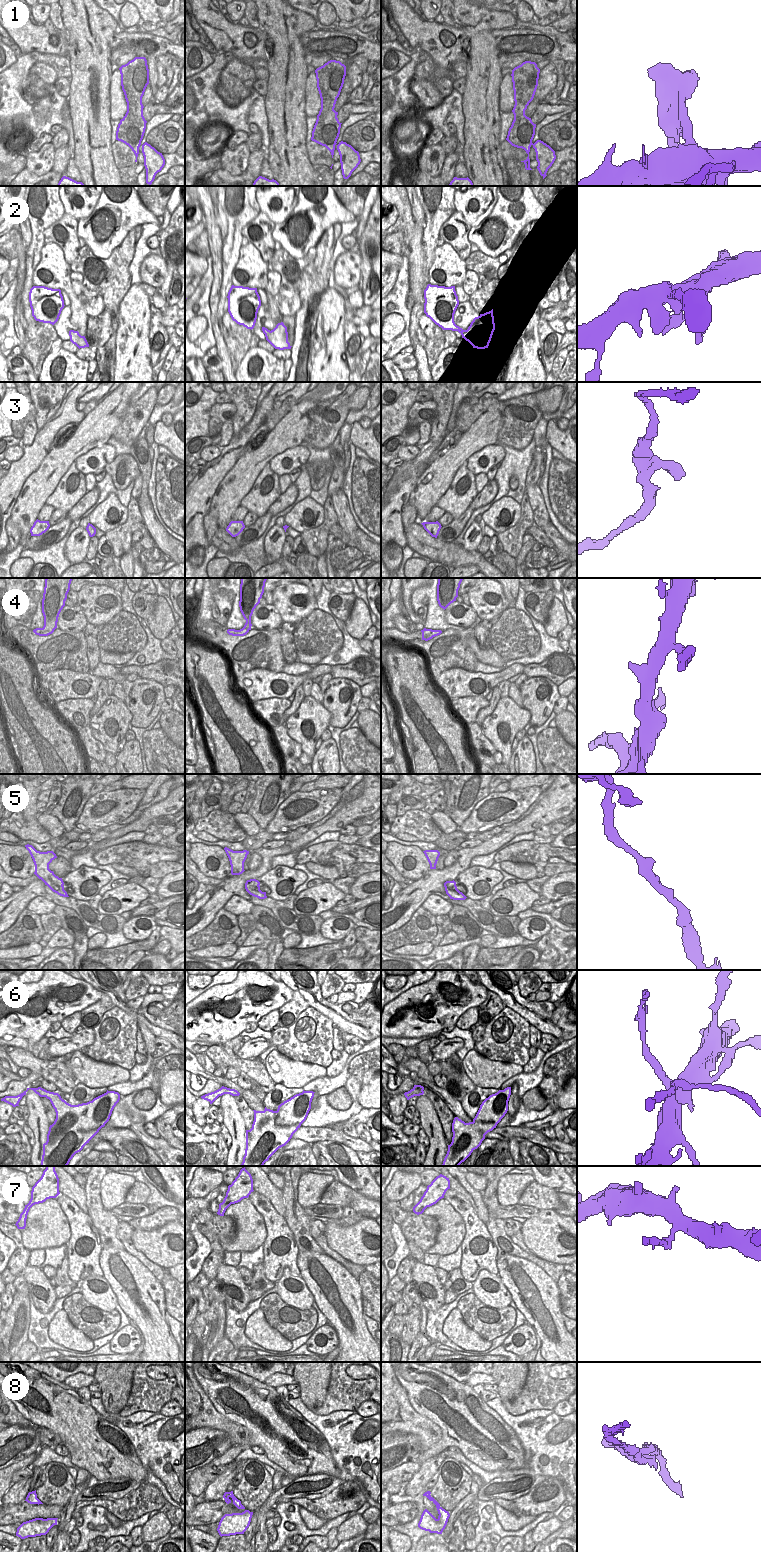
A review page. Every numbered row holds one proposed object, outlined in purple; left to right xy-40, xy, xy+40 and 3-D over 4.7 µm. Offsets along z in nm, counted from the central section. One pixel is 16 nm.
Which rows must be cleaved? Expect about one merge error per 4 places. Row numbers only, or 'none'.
2, 6, 8

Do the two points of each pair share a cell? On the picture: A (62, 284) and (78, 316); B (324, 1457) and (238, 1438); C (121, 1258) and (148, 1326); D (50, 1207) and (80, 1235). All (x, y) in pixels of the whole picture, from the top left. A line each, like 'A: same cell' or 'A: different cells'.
A: same cell
B: different cells
C: same cell
D: different cells

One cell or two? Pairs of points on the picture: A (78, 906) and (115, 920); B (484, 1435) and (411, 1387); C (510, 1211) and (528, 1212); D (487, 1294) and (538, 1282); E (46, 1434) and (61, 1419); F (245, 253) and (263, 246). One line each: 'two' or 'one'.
A: one
B: one
C: one
D: two
E: two
F: two

